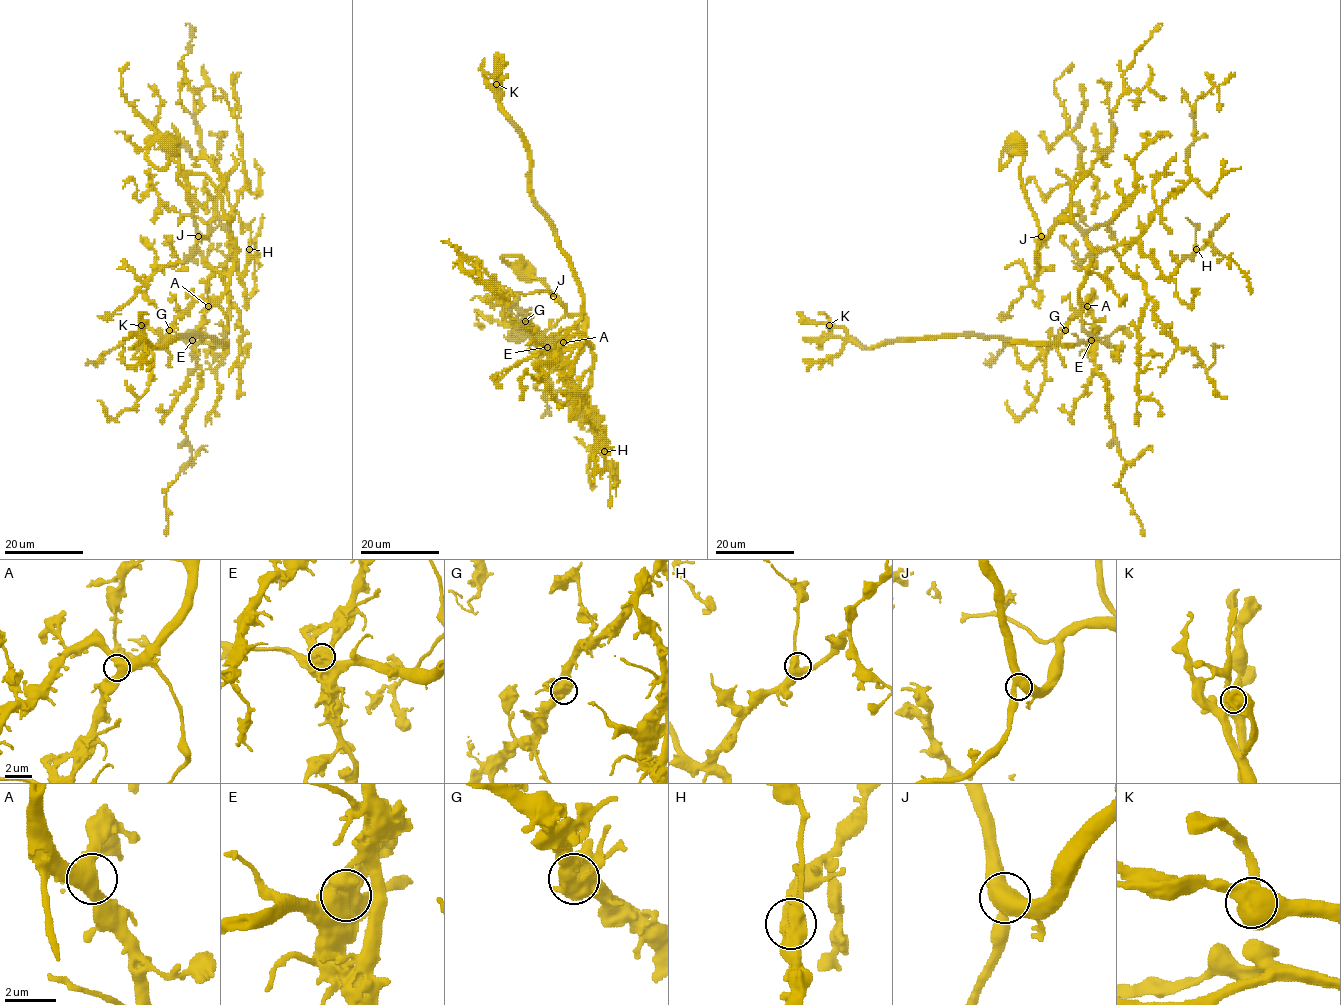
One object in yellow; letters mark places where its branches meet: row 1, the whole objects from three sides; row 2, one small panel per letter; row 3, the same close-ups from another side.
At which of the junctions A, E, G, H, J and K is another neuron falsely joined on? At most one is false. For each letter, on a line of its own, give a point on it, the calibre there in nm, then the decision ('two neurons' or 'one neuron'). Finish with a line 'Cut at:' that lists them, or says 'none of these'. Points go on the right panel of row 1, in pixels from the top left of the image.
A: place (1087, 306); calibre 500 nm; one neuron
E: place (1091, 340); calibre 700 nm; two neurons
G: place (1065, 330); calibre 600 nm; one neuron
H: place (1196, 249); calibre 500 nm; one neuron
J: place (1041, 236); calibre 480 nm; one neuron
K: place (829, 325); calibre 650 nm; one neuron
Cut at: E

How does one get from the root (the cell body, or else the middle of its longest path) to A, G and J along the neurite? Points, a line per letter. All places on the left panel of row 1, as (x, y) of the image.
A: (169, 144), (197, 231), (205, 236), (213, 221), (225, 218), (235, 249), (230, 283), (208, 306)
G: (169, 144), (197, 231), (205, 236), (225, 218), (235, 249), (225, 291), (212, 304), (197, 299), (169, 330)
J: (169, 144), (165, 145), (177, 157), (177, 180), (186, 190), (198, 236)

